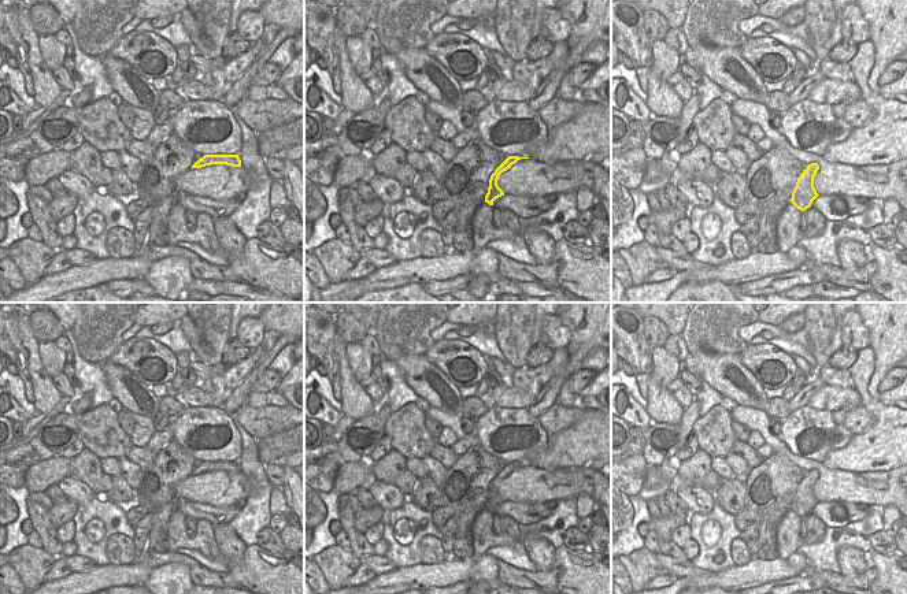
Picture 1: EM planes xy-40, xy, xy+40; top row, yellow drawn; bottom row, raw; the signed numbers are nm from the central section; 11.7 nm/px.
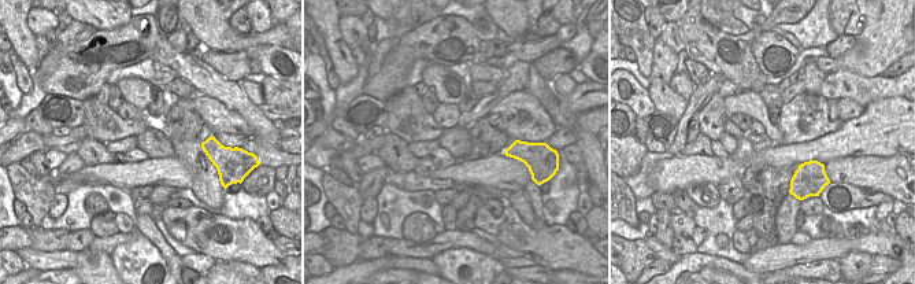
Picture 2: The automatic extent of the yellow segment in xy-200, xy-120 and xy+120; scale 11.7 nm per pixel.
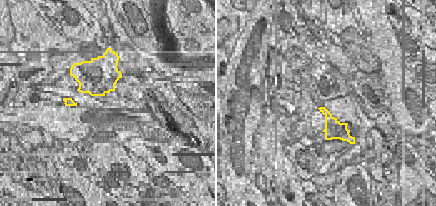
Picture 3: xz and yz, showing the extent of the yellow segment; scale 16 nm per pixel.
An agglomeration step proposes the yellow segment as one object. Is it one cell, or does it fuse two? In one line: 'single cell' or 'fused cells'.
single cell

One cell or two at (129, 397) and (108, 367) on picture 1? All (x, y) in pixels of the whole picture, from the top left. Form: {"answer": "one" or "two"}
{"answer": "one"}

